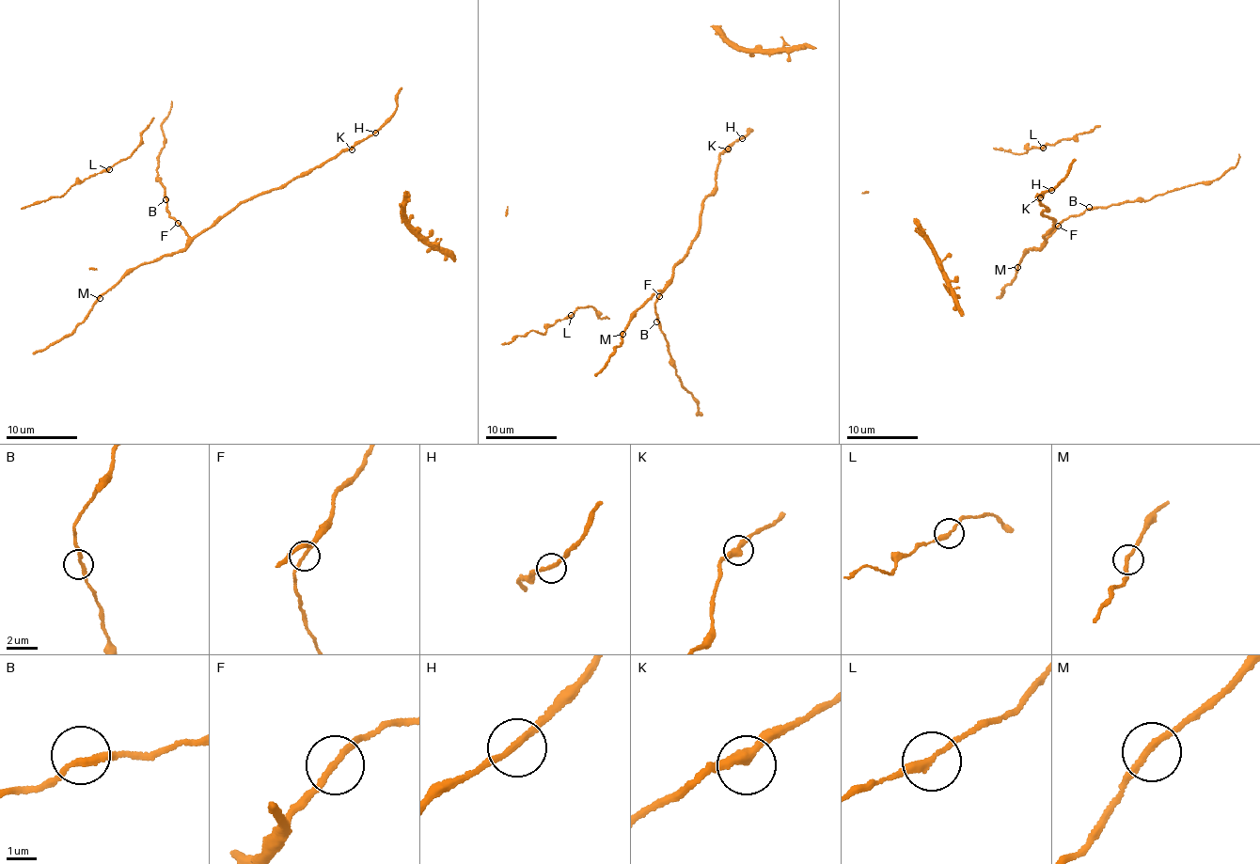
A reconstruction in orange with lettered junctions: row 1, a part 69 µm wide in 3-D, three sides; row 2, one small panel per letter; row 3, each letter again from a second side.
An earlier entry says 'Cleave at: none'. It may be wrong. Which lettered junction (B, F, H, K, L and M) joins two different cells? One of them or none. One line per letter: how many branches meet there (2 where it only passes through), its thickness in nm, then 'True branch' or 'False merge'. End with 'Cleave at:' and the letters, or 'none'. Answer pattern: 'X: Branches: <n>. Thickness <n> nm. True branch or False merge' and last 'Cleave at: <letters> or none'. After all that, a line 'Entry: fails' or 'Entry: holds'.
B: Branches: 2. Thickness 200 nm. True branch
F: Branches: 2. Thickness 190 nm. True branch
H: Branches: 2. Thickness 220 nm. True branch
K: Branches: 2. Thickness 360 nm. True branch
L: Branches: 2. Thickness 240 nm. True branch
M: Branches: 2. Thickness 240 nm. True branch
Cleave at: none
Entry: holds

